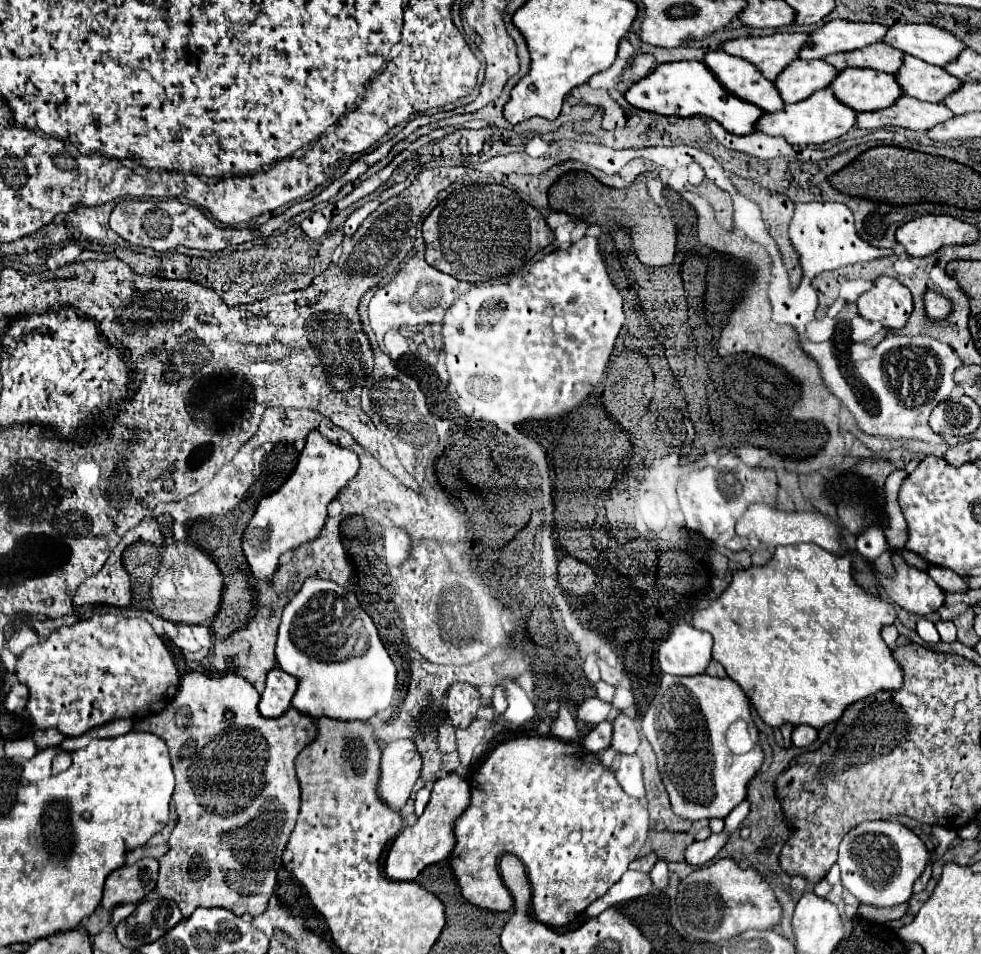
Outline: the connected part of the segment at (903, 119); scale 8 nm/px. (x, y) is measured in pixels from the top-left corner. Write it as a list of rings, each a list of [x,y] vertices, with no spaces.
[[[898,97],[890,107],[870,113],[858,113],[856,125],[860,129],[876,131],[882,127],[904,127],[912,131],[926,131],[938,123],[954,117],[942,103],[922,103],[912,97]]]

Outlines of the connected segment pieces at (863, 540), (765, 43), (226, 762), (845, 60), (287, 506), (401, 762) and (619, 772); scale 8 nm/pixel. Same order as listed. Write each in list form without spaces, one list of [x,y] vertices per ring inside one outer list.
[[[870,525],[870,527],[866,527],[860,535],[858,535],[858,539],[856,539],[856,549],[858,549],[858,553],[866,559],[866,561],[874,561],[876,557],[880,557],[882,553],[886,553],[886,551],[890,551],[892,555],[896,553],[896,549],[890,549],[890,545],[888,545],[888,541],[886,541],[886,537],[884,537],[884,531],[882,531],[882,527],[880,525]]]
[[[774,33],[768,37],[742,37],[724,41],[718,45],[728,55],[750,61],[766,79],[774,77],[794,59],[798,59],[798,49],[806,45],[806,33]]]
[[[186,673],[176,697],[160,713],[136,721],[134,729],[154,733],[166,741],[176,773],[172,799],[178,823],[168,841],[170,851],[158,859],[160,877],[156,895],[172,899],[184,917],[190,917],[196,907],[222,907],[234,915],[250,913],[252,917],[264,913],[276,887],[282,851],[300,813],[300,785],[294,761],[298,753],[316,739],[318,729],[314,721],[294,707],[278,719],[262,717],[258,711],[258,691],[236,673],[222,677]]]
[[[874,43],[858,51],[828,55],[824,57],[824,61],[836,67],[838,71],[846,67],[868,67],[868,69],[876,69],[884,73],[894,73],[898,71],[898,65],[902,65],[902,57],[904,53],[900,53],[898,49],[890,49],[884,43]]]
[[[318,431],[308,435],[306,447],[302,449],[292,475],[278,491],[258,501],[256,513],[244,531],[242,549],[250,565],[250,573],[256,579],[272,579],[282,553],[296,549],[298,545],[308,543],[320,535],[326,523],[328,503],[352,477],[356,477],[358,469],[360,461],[354,451],[326,441]]]
[[[398,739],[382,749],[378,797],[390,809],[402,809],[420,777],[422,759],[410,739]]]
[[[612,747],[596,753],[596,757],[602,761],[602,765],[606,765],[608,769],[614,771],[620,787],[636,797],[636,799],[644,799],[646,797],[646,789],[644,789],[644,781],[642,781],[642,763],[636,755],[620,755],[616,753]]]

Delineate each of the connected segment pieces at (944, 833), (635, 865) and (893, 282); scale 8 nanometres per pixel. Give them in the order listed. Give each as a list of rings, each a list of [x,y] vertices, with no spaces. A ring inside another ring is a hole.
[[[868,821],[854,827],[840,843],[838,865],[842,871],[842,885],[864,905],[894,907],[910,901],[914,881],[924,873],[926,865],[942,859],[942,853],[956,838],[957,831],[934,825],[932,834],[939,841],[933,851],[928,851],[924,841],[908,827],[892,821]]]
[[[650,853],[650,855],[642,857],[642,859],[632,861],[632,863],[630,863],[630,869],[634,869],[634,871],[642,871],[642,873],[648,873],[648,871],[654,867],[654,863],[656,863],[656,855]]]
[[[878,277],[874,287],[858,297],[858,313],[868,321],[880,321],[886,329],[902,329],[912,313],[912,295],[894,277]]]

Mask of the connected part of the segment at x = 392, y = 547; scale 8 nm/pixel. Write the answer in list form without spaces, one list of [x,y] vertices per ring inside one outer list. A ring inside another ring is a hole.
[[[392,527],[386,531],[386,561],[390,565],[400,567],[408,555],[410,555],[410,535],[400,529],[400,527]]]

